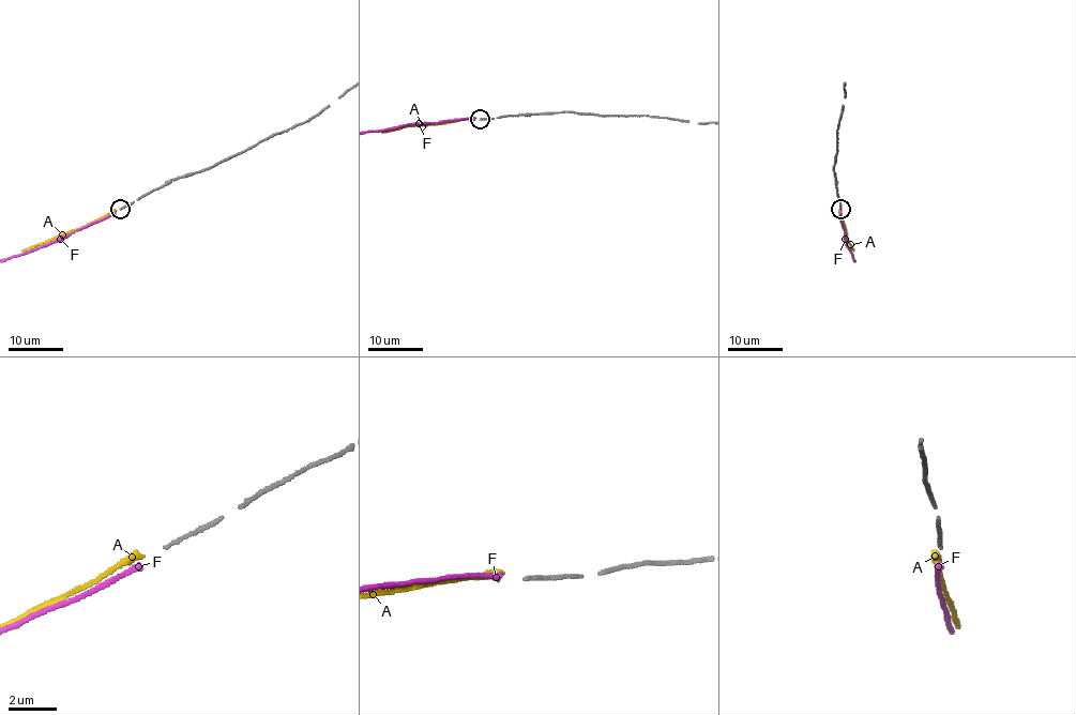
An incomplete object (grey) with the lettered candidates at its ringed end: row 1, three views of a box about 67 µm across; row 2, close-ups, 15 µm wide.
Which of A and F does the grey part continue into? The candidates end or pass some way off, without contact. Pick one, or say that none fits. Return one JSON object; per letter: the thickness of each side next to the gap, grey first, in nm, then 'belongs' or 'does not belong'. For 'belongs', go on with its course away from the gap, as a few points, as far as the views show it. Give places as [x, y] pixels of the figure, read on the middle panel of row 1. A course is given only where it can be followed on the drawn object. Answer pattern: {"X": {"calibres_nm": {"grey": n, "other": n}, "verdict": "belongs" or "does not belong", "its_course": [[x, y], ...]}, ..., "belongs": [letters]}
{"A": {"calibres_nm": {"grey": 150, "other": 320}, "verdict": "does not belong"}, "F": {"calibres_nm": {"grey": 150, "other": 240}, "verdict": "does not belong"}, "belongs": []}

